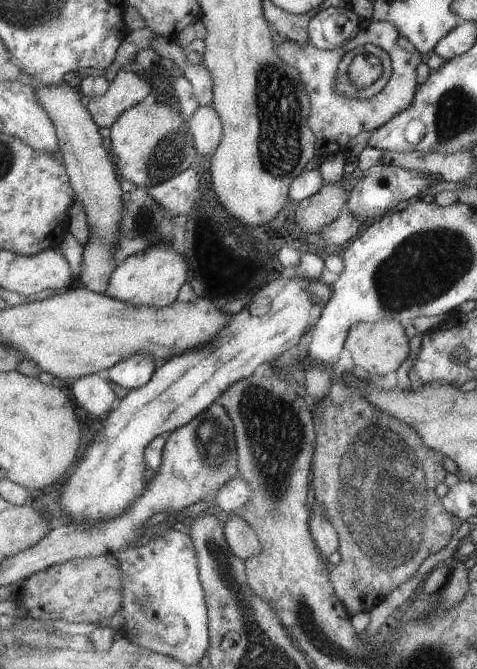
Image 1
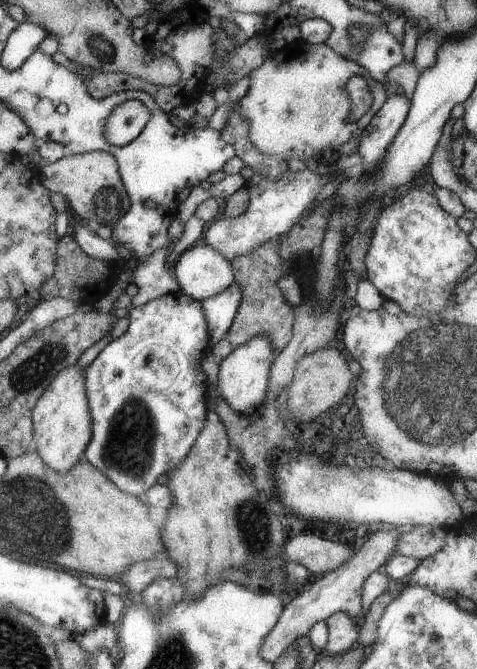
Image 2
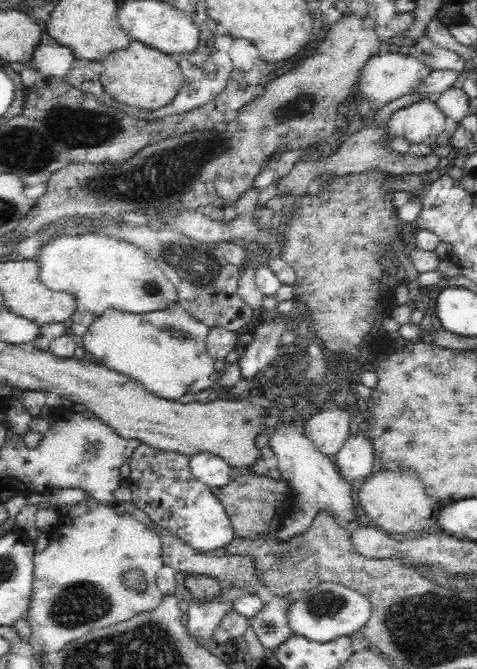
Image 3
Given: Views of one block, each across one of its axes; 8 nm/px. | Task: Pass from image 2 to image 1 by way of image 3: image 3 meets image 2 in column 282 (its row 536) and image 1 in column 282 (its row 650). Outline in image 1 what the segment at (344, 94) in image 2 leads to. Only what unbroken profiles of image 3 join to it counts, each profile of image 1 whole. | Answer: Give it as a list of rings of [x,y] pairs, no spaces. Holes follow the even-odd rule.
[[[386,21],[371,22],[367,28],[361,28],[357,35],[347,40],[345,44],[334,50],[320,50],[311,44],[299,46],[290,39],[282,39],[281,44],[273,46],[275,56],[297,70],[299,80],[305,86],[309,114],[307,128],[314,134],[314,152],[317,158],[325,159],[338,153],[338,148],[344,146],[350,139],[361,132],[371,131],[390,121],[395,115],[411,106],[414,101],[416,82],[416,67],[421,62],[421,54],[397,31],[397,28]],[[370,46],[376,50],[387,52],[391,64],[389,81],[377,94],[369,99],[347,98],[335,90],[335,74],[343,54],[357,48]]]

